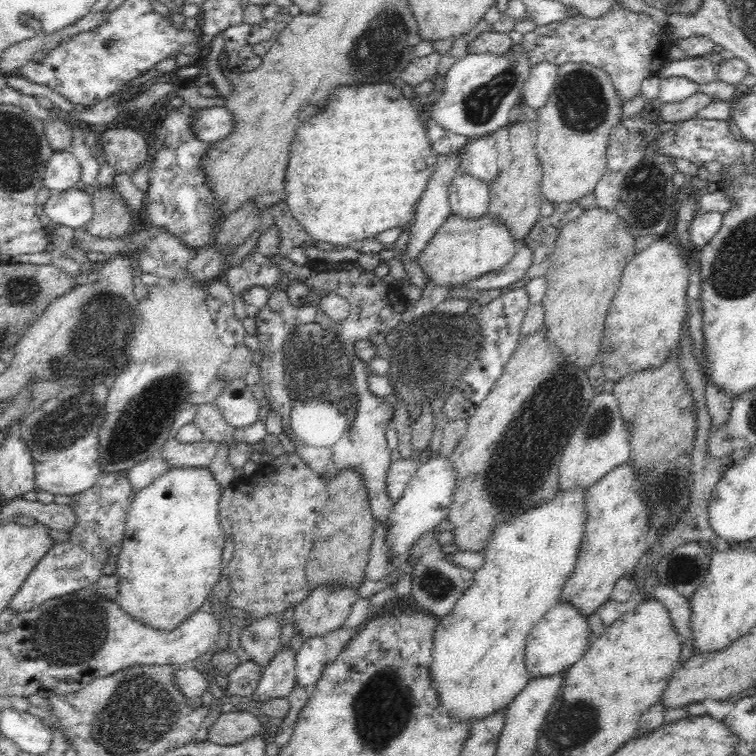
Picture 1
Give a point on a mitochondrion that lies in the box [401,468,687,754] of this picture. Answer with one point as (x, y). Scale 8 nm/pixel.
(576, 723)

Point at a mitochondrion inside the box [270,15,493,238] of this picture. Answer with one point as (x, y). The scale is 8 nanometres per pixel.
(368, 56)

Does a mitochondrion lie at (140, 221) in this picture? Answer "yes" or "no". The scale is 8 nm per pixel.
no

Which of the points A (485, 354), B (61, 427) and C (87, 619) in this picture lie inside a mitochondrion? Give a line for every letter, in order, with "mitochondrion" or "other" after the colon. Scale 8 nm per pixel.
A: mitochondrion
B: mitochondrion
C: mitochondrion

